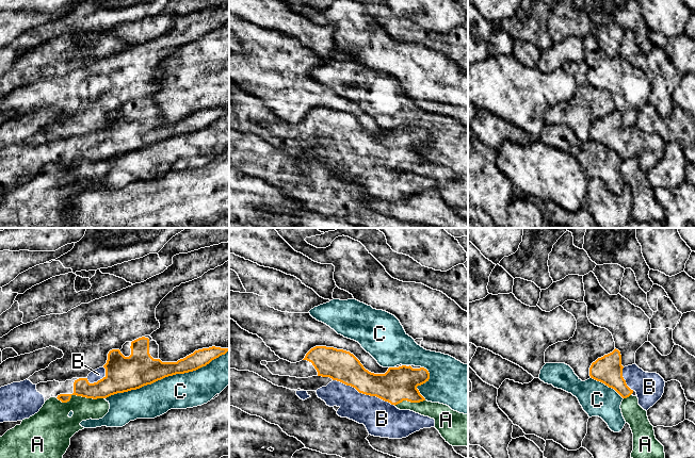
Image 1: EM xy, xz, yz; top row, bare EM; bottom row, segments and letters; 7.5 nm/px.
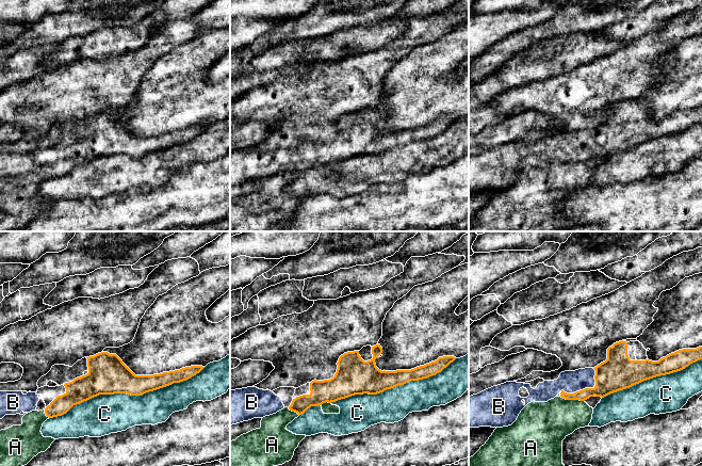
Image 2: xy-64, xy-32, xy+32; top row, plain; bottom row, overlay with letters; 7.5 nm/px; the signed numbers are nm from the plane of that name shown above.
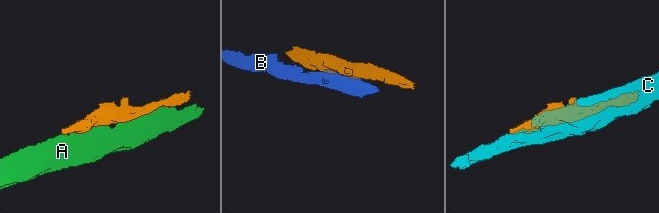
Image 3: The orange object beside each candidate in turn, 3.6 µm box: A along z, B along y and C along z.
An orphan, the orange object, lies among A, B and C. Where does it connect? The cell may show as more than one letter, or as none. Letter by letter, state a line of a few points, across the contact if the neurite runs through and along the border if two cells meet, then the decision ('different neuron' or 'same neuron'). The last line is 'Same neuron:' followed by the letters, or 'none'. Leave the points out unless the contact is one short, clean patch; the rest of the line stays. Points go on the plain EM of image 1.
A: different neuron
B: same neuron
C: different neuron
Same neuron: B

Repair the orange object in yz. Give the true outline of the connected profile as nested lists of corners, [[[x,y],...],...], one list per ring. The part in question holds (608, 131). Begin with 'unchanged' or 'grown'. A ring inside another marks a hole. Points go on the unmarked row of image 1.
grown; [[[616,110],[592,125],[589,137],[614,150],[623,160],[635,152],[639,166],[646,173],[664,154],[665,143],[659,135],[646,134],[636,126],[624,129],[620,113]]]

